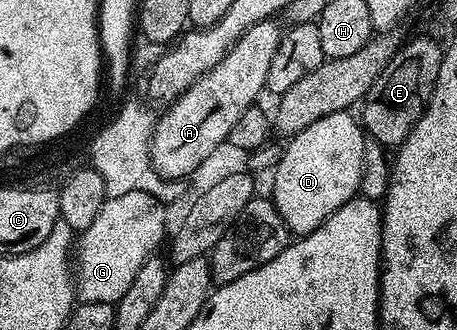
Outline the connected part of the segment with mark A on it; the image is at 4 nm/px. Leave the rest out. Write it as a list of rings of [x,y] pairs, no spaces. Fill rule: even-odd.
[[[270,18],[260,20],[258,24],[251,26],[233,43],[229,53],[215,67],[203,73],[178,100],[174,100],[162,111],[165,113],[154,123],[153,140],[149,143],[153,168],[162,181],[184,181],[189,178],[196,167],[206,161],[220,143],[228,141],[231,130],[235,130],[239,118],[243,118],[245,111],[258,103],[257,95],[266,91],[267,70],[271,70],[271,61],[275,58],[275,52],[279,50],[279,42],[283,35],[282,25],[277,25],[277,22],[276,19]]]

